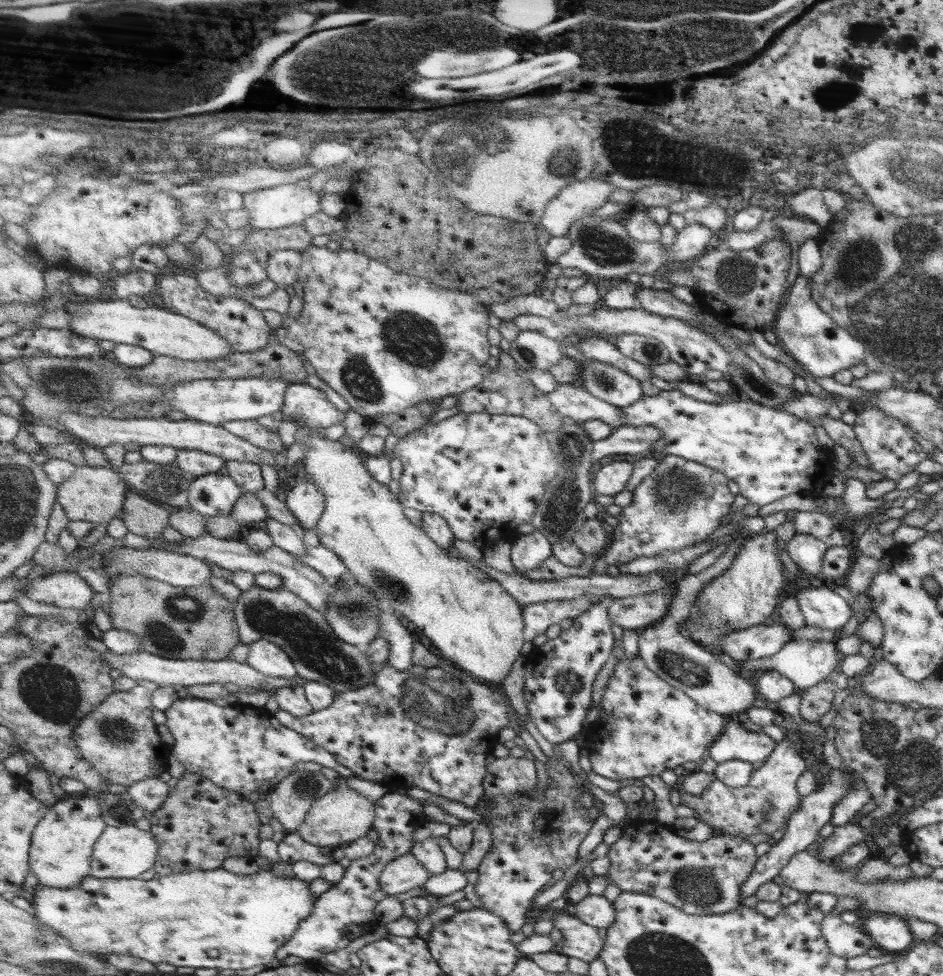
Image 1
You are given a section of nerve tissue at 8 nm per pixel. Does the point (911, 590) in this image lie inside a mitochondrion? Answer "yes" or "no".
no

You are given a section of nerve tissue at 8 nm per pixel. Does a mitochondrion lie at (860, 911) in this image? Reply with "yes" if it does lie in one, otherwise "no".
no

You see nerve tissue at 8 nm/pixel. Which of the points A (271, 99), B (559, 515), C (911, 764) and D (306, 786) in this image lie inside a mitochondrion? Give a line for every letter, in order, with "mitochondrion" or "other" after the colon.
A: other
B: mitochondrion
C: mitochondrion
D: mitochondrion

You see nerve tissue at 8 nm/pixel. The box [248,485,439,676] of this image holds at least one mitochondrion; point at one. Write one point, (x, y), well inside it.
(395, 591)

